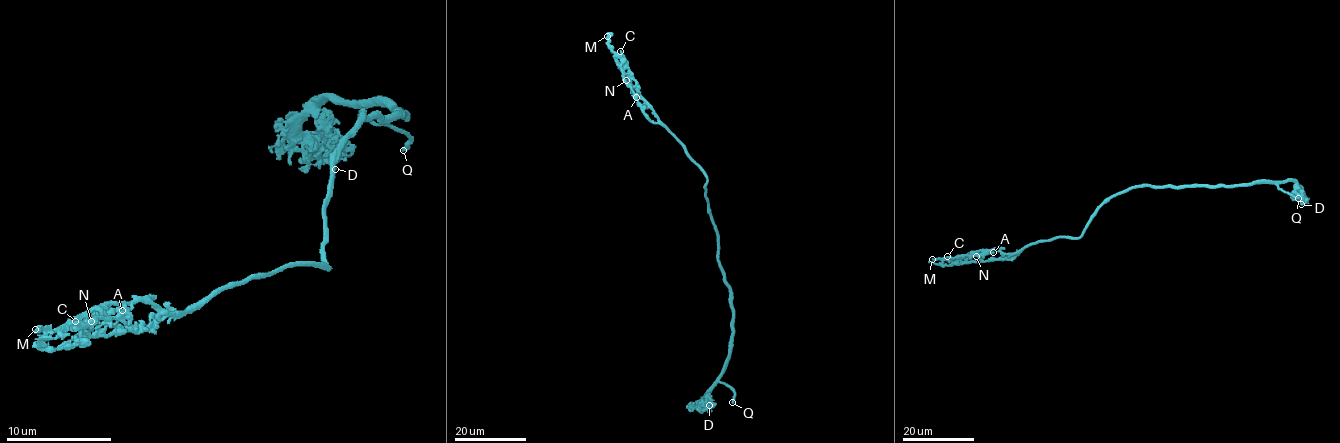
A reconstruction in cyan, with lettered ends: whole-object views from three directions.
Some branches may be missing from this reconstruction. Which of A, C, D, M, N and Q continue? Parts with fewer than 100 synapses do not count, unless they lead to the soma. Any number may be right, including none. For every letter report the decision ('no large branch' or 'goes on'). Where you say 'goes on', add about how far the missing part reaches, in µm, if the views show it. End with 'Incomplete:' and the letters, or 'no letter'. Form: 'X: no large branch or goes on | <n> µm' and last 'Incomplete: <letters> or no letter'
A: no large branch
C: no large branch
D: no large branch
M: no large branch
N: no large branch
Q: goes on | 35 µm
Incomplete: Q

